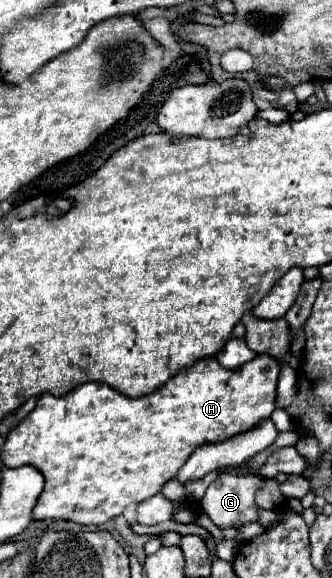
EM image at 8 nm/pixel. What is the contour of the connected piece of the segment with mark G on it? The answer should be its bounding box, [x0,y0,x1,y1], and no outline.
[199,474,265,528]

